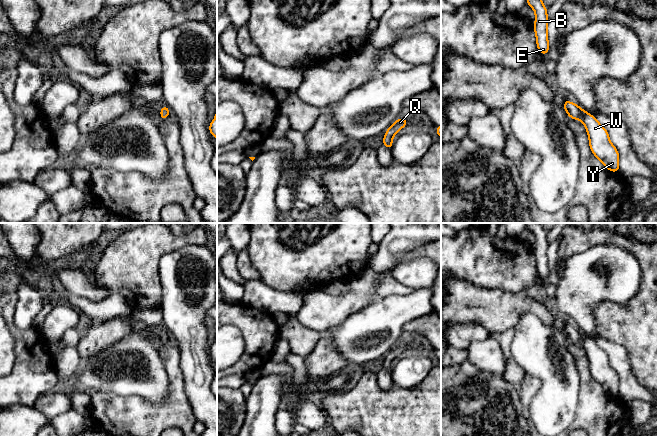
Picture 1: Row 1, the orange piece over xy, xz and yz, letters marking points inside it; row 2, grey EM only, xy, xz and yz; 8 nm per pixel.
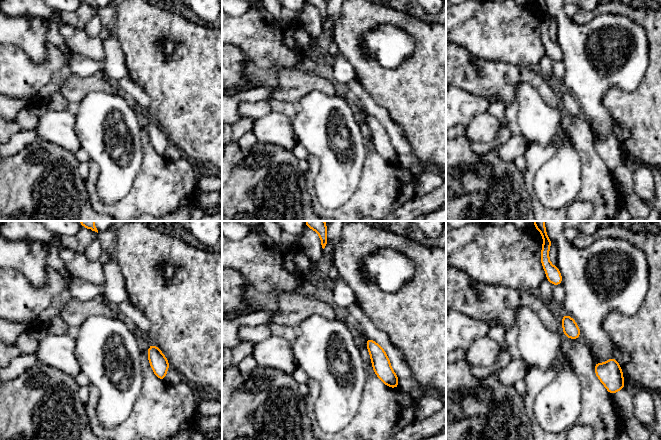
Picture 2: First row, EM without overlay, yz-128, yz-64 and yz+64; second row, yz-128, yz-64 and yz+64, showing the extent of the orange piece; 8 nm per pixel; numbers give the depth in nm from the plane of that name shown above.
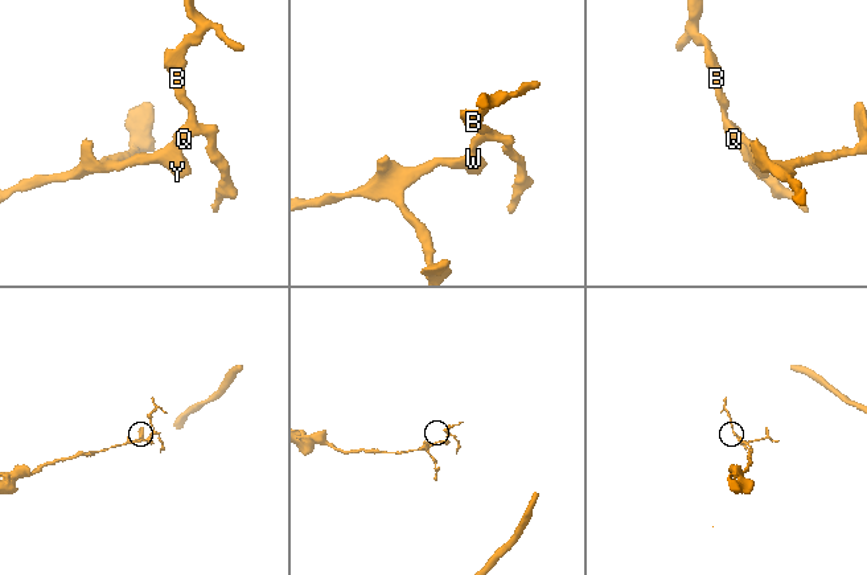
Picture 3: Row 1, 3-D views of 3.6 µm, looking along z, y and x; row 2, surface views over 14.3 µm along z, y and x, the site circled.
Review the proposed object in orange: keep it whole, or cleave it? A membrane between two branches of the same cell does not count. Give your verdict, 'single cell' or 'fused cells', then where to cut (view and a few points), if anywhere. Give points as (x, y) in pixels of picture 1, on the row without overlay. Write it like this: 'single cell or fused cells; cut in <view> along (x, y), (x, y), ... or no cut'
single cell; no cut

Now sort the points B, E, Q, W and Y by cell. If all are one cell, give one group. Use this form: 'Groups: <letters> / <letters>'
Groups: B E Q W Y

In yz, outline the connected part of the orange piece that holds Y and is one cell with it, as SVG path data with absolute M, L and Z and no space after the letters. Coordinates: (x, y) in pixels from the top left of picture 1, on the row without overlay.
M567 322L563 329L568 341L580 344L586 352L589 361L591 376L609 395L619 396L619 376L609 363L609 358L596 342L580 332L578 328L570 326Z

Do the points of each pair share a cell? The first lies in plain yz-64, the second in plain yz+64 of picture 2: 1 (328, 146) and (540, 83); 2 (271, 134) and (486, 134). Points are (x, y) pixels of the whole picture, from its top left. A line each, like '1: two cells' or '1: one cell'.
1: two cells
2: one cell

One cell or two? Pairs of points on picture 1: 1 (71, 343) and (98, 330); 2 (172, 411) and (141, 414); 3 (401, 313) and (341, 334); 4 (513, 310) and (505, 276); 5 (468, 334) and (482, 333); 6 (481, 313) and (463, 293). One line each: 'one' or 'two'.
1: two
2: one
3: one
4: two
5: one
6: one

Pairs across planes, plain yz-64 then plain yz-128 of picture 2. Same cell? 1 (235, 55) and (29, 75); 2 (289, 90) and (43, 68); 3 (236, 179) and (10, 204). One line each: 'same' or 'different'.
1: same
2: different
3: same

